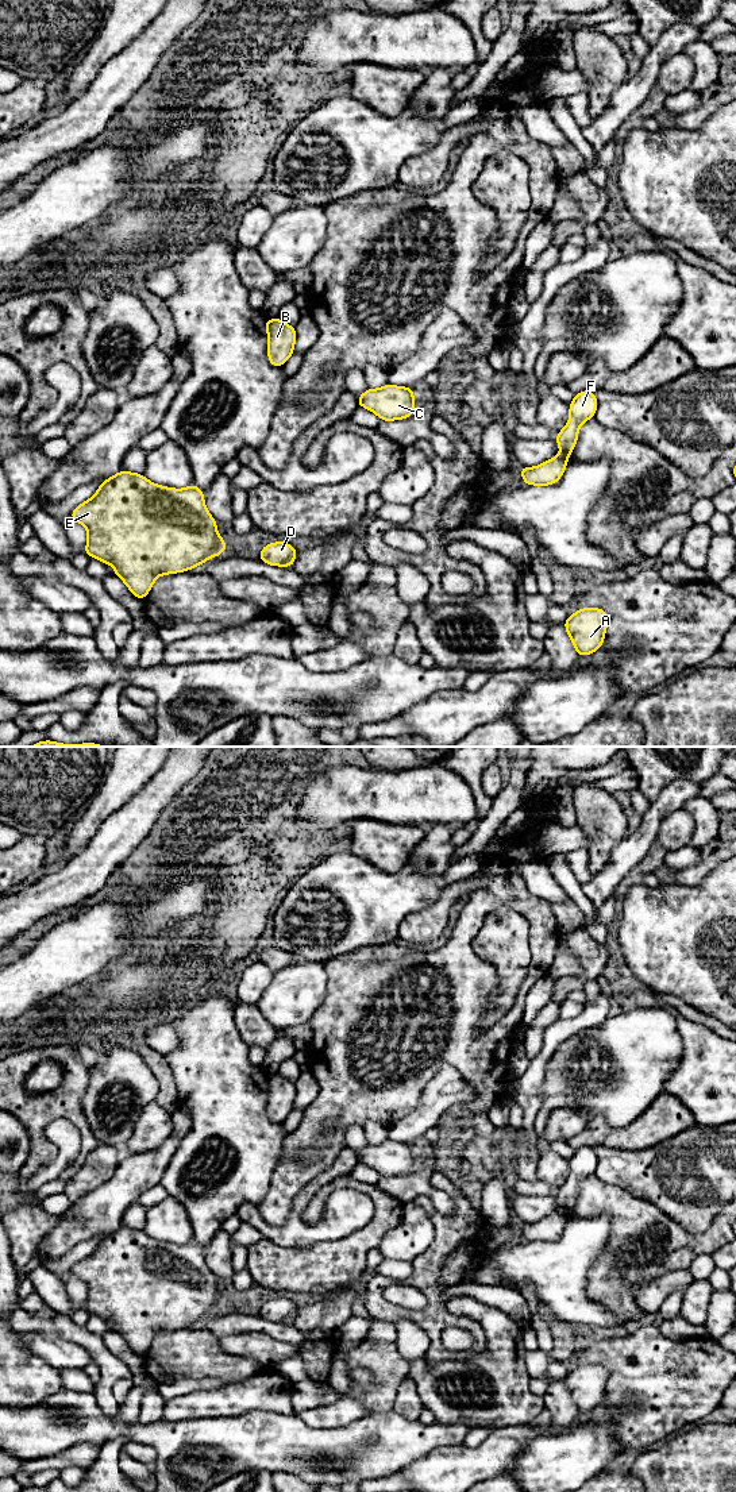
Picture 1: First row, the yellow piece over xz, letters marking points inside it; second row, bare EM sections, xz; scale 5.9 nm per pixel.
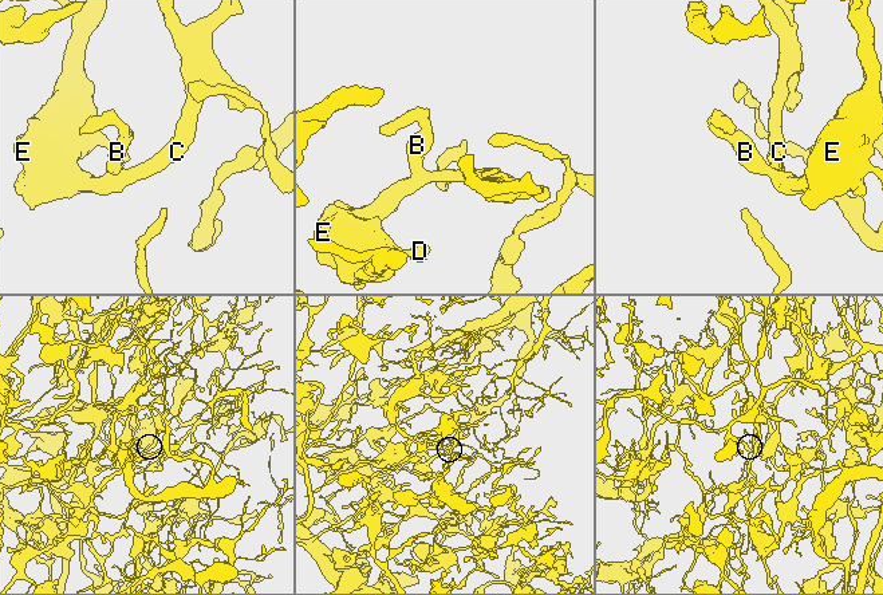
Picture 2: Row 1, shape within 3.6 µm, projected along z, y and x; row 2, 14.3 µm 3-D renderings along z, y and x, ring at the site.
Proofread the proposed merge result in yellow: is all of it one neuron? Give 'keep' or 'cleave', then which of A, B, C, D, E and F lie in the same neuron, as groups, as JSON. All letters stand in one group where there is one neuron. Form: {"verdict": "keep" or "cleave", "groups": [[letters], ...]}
{"verdict": "cleave", "groups": [["A", "B", "C", "D", "E"], ["F"]]}

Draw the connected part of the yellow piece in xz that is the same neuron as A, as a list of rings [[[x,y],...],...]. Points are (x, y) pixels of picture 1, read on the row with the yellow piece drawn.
[[[582,608],[567,617],[563,627],[578,656],[589,656],[601,649],[608,622],[609,616],[601,608]]]

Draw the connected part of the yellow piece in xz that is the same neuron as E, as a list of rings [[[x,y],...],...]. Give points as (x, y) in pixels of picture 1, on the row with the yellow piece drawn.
[[[127,470],[103,481],[96,494],[74,508],[69,518],[88,531],[84,552],[113,566],[113,575],[140,601],[159,575],[190,571],[227,548],[226,540],[216,532],[219,523],[205,506],[204,490],[194,483],[185,489],[166,487]]]

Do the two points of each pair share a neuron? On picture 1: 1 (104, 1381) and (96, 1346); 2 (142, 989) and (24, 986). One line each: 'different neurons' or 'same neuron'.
1: same neuron
2: different neurons

